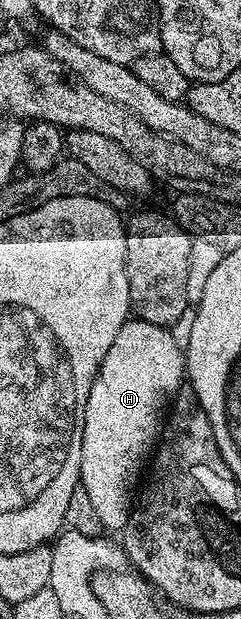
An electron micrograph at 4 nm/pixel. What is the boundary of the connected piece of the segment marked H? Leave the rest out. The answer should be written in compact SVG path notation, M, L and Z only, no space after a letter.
M128 318L121 333L113 337L113 345L109 345L109 353L105 353L105 361L101 361L97 377L91 383L89 401L85 401L85 425L81 437L79 481L89 493L101 525L108 532L119 533L126 527L137 499L139 474L143 466L145 471L160 442L165 412L184 383L185 351L177 345L177 341L173 341L170 330L144 319Z

